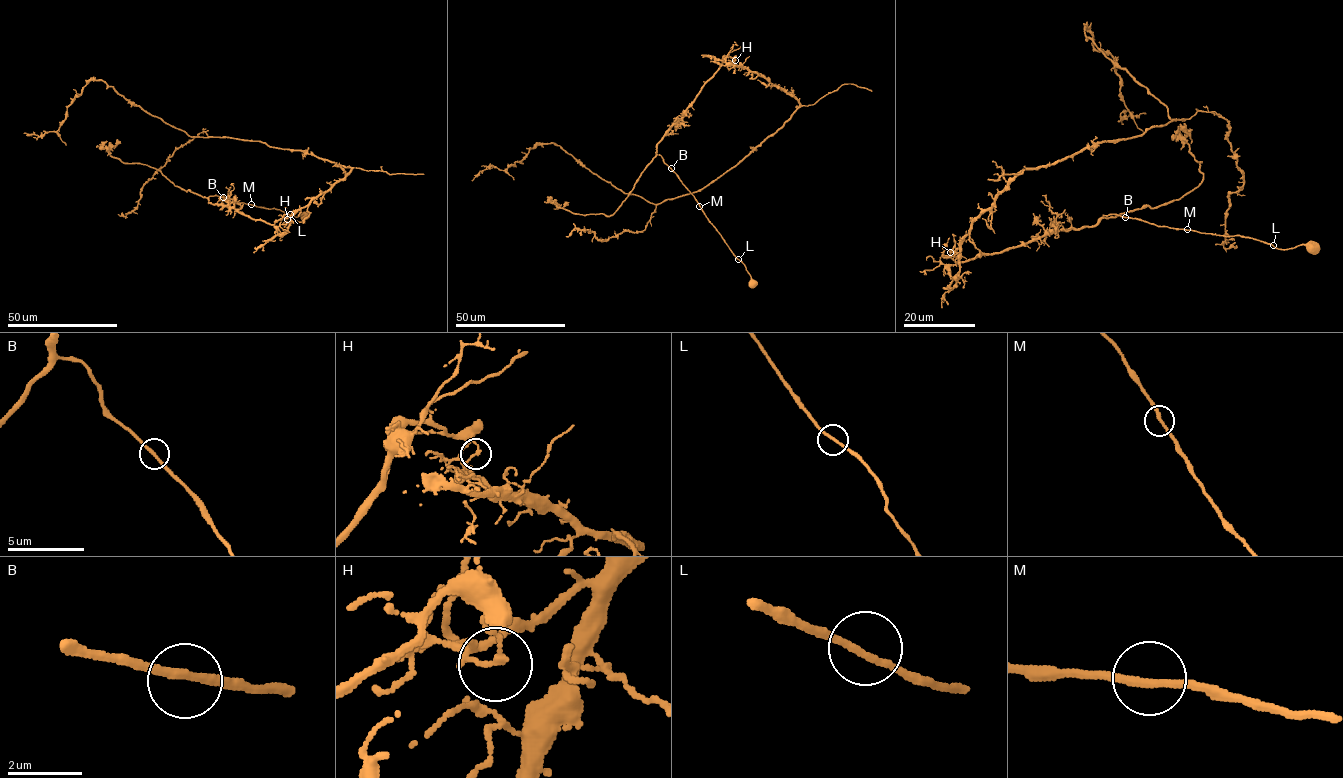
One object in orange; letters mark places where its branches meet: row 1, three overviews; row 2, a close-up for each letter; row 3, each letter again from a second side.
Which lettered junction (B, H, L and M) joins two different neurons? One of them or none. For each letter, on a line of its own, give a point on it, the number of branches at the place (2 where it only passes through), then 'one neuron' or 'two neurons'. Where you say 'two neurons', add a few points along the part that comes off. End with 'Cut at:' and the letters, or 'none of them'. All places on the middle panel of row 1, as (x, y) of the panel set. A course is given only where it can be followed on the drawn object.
B: at (671, 168); 2 branches meet; one neuron
H: at (735, 60); 2 branches meet; two neurons; foreign part runs (735, 60), (724, 57), (720, 68), (658, 143), (656, 153), (744, 265), (754, 281), (752, 288)
L: at (738, 259); 2 branches meet; one neuron
M: at (699, 206); 2 branches meet; one neuron
Cut at: H

